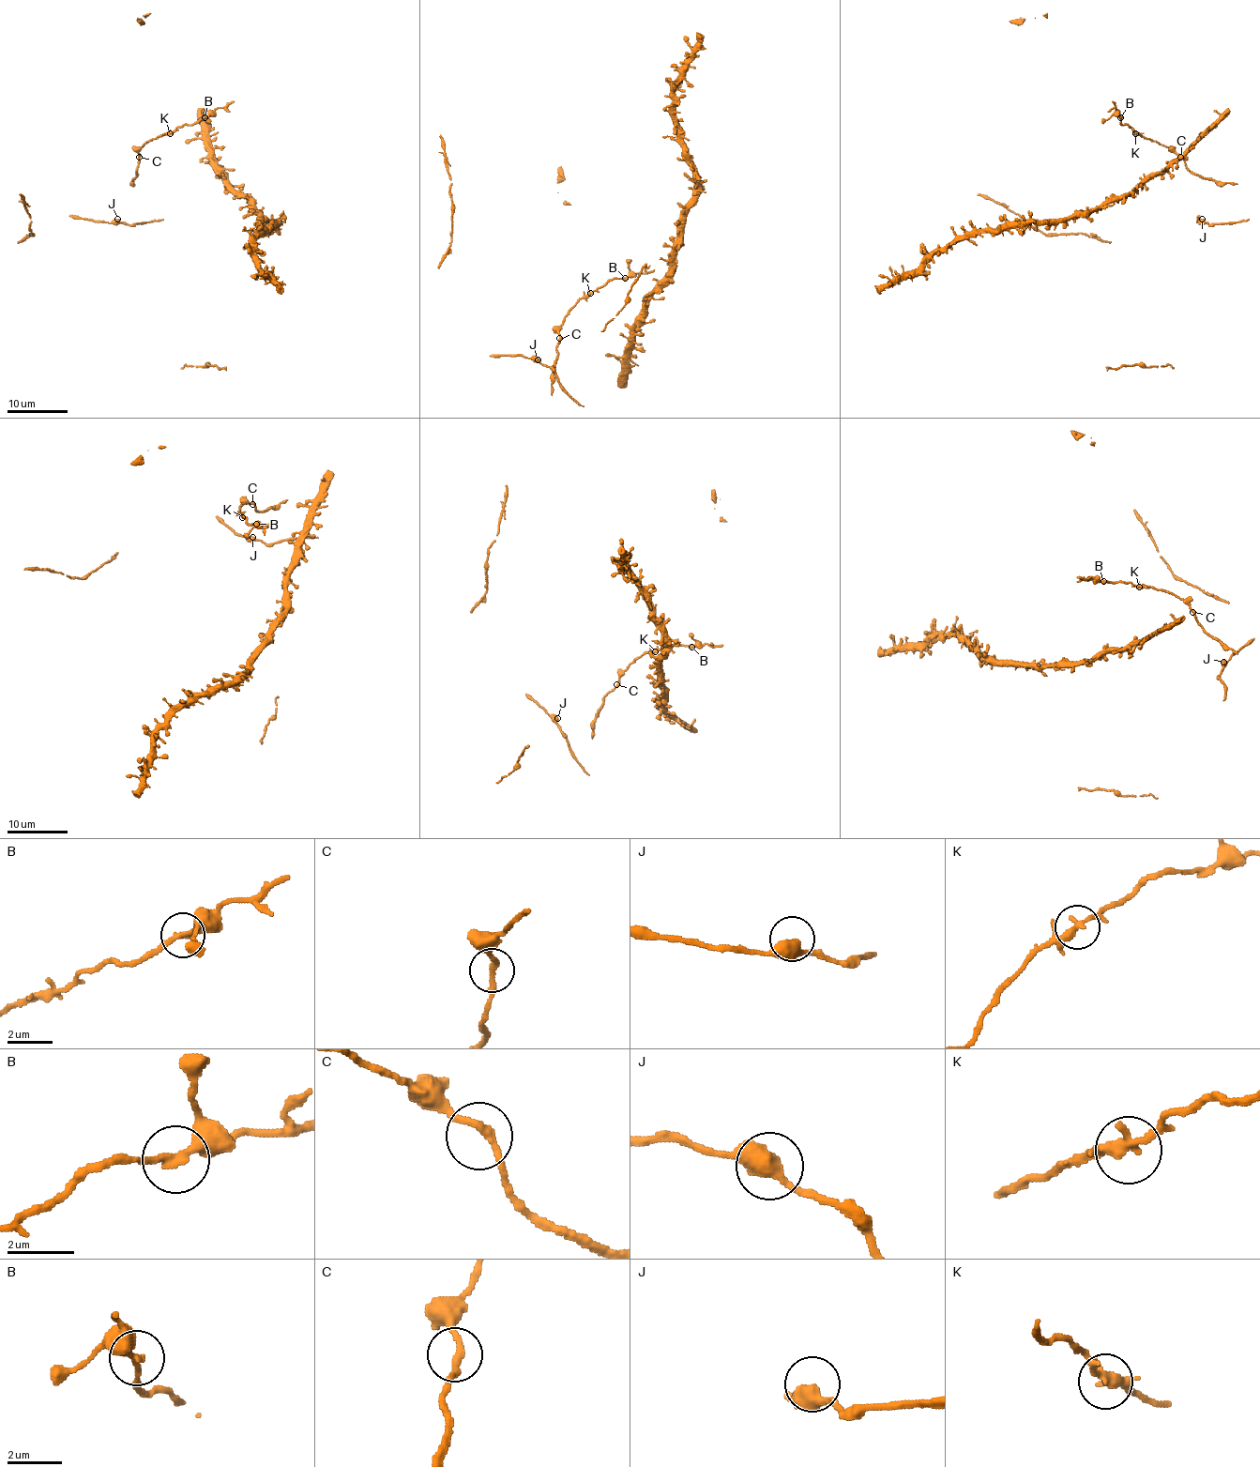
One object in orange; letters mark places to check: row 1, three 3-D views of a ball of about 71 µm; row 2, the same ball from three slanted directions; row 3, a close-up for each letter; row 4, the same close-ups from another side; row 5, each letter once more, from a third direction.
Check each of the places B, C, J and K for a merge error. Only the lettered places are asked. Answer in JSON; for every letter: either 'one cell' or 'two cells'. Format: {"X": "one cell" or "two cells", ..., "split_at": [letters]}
{"B": "two cells", "C": "one cell", "J": "one cell", "K": "one cell", "split_at": ["B"]}

